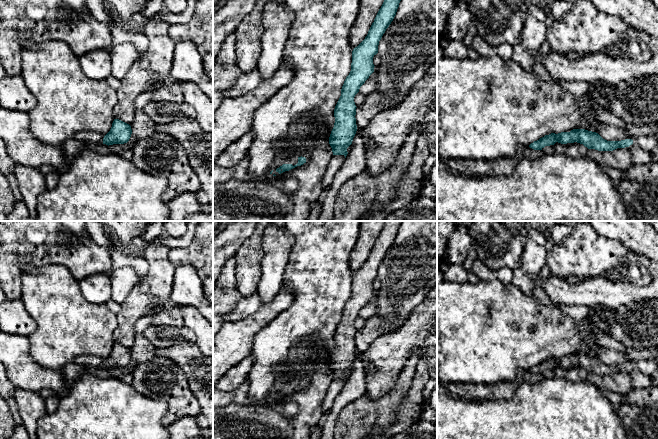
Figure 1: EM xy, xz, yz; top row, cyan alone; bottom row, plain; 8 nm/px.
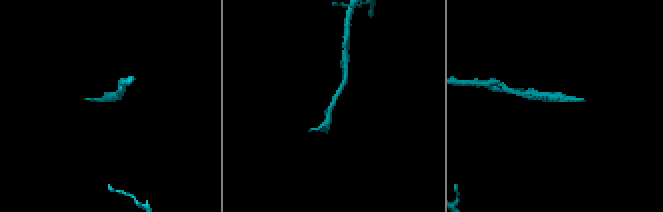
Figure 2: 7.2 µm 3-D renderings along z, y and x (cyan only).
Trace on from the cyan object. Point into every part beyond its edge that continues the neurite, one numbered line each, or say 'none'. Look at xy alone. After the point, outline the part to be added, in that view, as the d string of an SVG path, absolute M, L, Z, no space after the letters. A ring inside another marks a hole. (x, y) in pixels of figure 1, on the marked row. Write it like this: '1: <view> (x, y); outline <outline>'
1: xy (92, 137); outline M81 131L75 134L73 138L91 144L102 144L104 136L95 131Z

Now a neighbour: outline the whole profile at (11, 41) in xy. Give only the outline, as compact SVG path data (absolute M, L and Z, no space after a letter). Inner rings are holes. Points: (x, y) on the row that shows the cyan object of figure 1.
M0 0L0 62L8 76L22 75L21 46L25 41L66 42L73 53L81 55L95 50L109 50L112 34L106 22L98 21L91 13L85 17L62 0Z

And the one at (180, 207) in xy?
M184 193L167 202L170 221L184 221L191 214L201 212L201 204L194 193Z

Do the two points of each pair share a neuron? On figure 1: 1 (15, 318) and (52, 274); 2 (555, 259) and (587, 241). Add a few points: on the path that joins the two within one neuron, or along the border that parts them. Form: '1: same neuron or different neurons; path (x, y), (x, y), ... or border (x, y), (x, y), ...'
1: different neurons; border (21, 299), (27, 314), (37, 327)
2: same neuron; path (563, 259), (579, 245)

